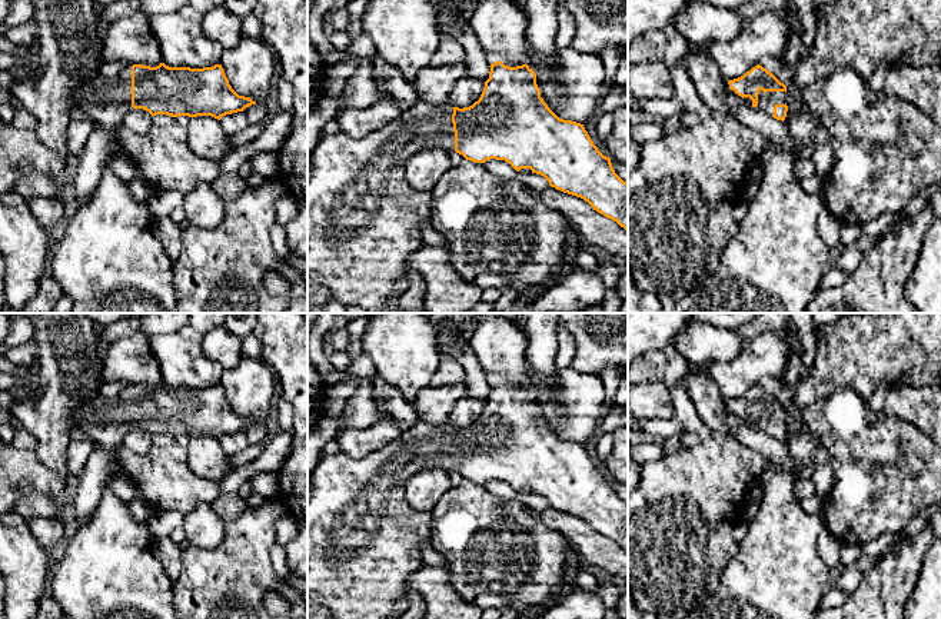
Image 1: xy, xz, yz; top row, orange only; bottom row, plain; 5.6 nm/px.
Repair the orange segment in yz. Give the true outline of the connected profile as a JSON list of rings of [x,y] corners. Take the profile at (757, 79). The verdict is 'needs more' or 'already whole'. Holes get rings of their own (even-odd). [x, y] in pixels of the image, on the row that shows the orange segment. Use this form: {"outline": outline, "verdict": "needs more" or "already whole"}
{"outline": [[[757,64],[744,76],[729,80],[728,87],[748,103],[748,106],[765,112],[777,120],[785,120],[787,86],[771,71]]], "verdict": "needs more"}

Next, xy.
{"outline": [[[160,63],[156,67],[133,64],[113,79],[94,74],[83,81],[73,93],[73,107],[82,109],[94,124],[120,127],[124,114],[132,109],[143,109],[152,116],[212,116],[220,120],[226,114],[243,112],[256,104],[250,97],[239,96],[225,74],[222,64],[212,67],[169,67]]], "verdict": "needs more"}

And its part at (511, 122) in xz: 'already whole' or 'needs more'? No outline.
needs more

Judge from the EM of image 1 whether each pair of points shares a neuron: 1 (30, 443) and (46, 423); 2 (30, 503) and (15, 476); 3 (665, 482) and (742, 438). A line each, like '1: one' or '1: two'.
1: two
2: two
3: two

